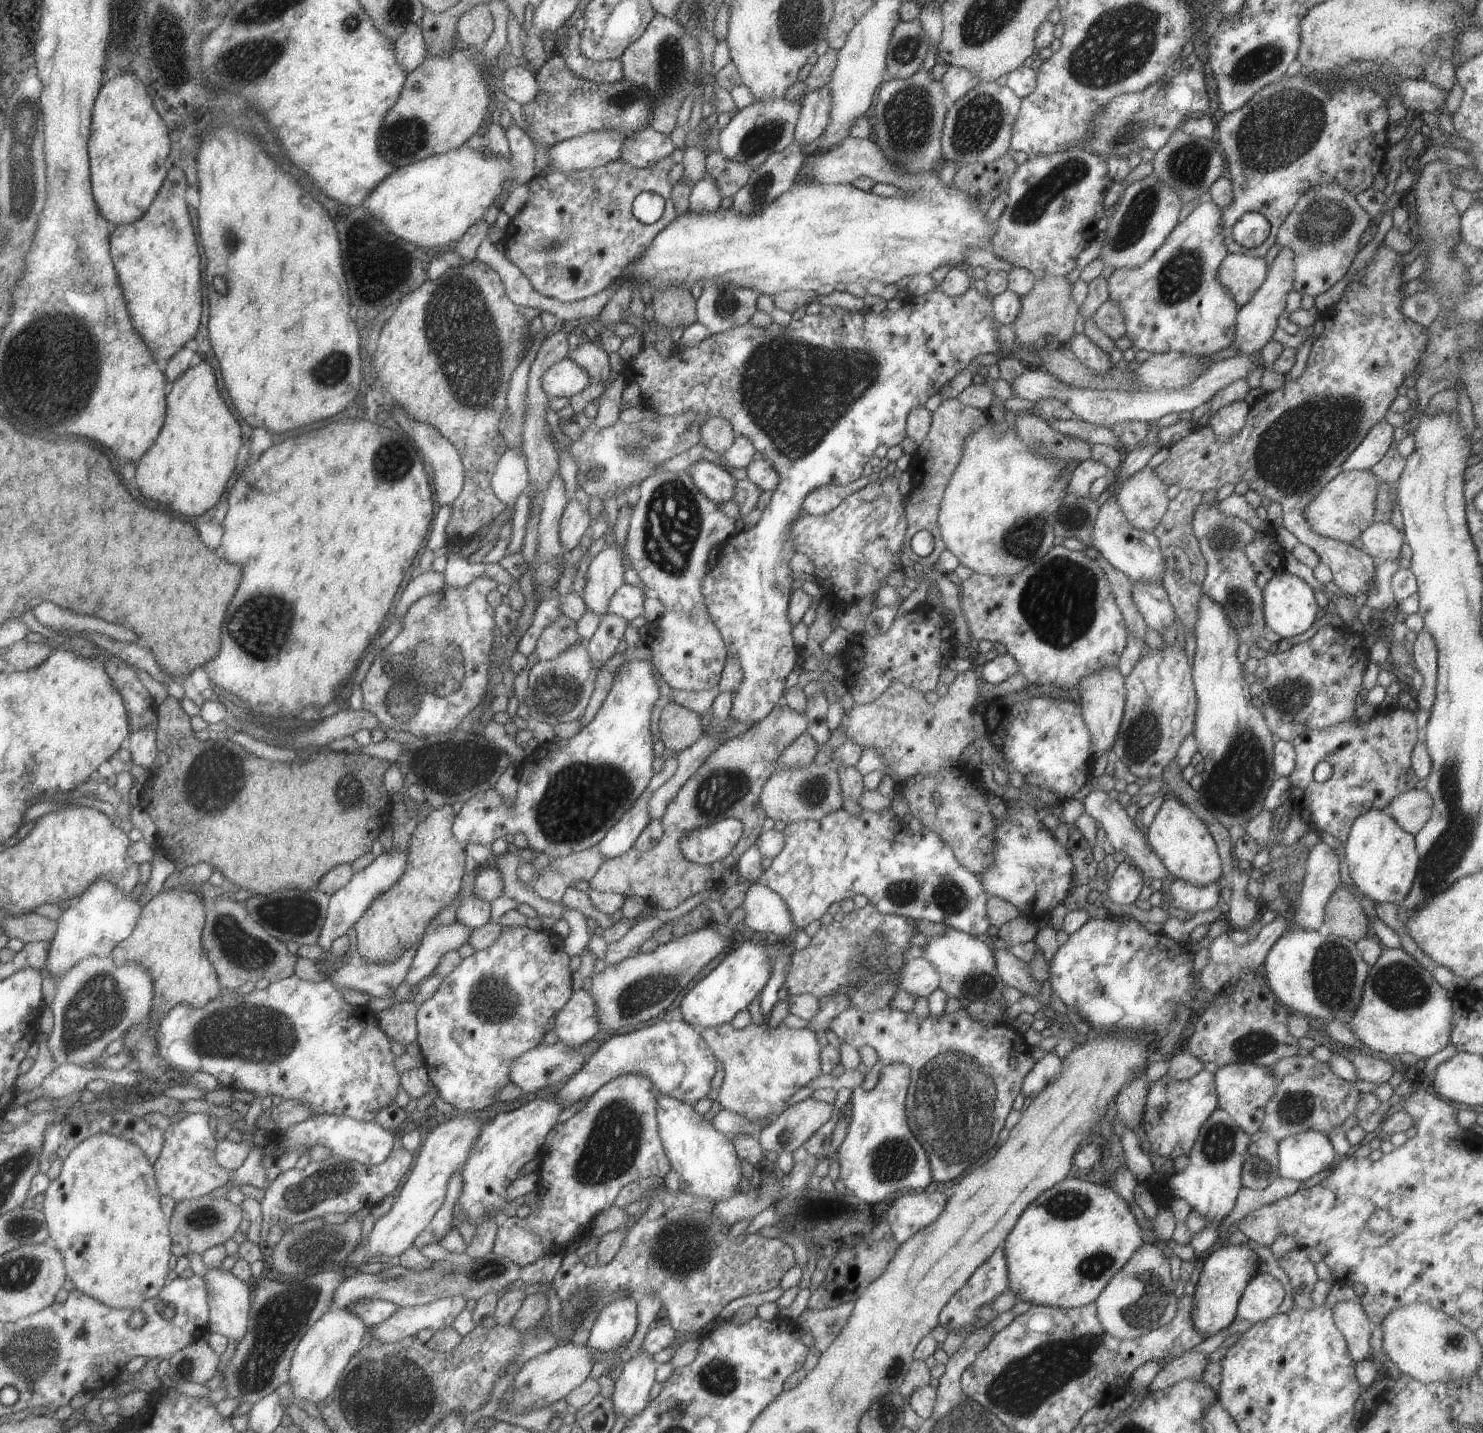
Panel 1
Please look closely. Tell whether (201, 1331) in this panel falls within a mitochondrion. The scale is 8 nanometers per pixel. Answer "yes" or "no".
no

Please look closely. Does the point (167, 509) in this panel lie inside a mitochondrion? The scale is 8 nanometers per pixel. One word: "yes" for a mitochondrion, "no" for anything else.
no

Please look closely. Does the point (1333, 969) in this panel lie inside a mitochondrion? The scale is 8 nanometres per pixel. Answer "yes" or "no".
yes

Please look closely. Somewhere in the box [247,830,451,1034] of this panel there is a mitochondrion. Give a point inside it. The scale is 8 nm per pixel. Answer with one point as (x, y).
(296, 917)

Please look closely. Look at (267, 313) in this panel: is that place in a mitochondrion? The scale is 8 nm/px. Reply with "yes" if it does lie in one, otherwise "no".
no

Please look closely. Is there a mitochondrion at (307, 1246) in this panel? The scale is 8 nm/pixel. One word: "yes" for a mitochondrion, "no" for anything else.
yes

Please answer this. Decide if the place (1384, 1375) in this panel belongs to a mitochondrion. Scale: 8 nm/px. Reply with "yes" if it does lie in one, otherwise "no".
no

